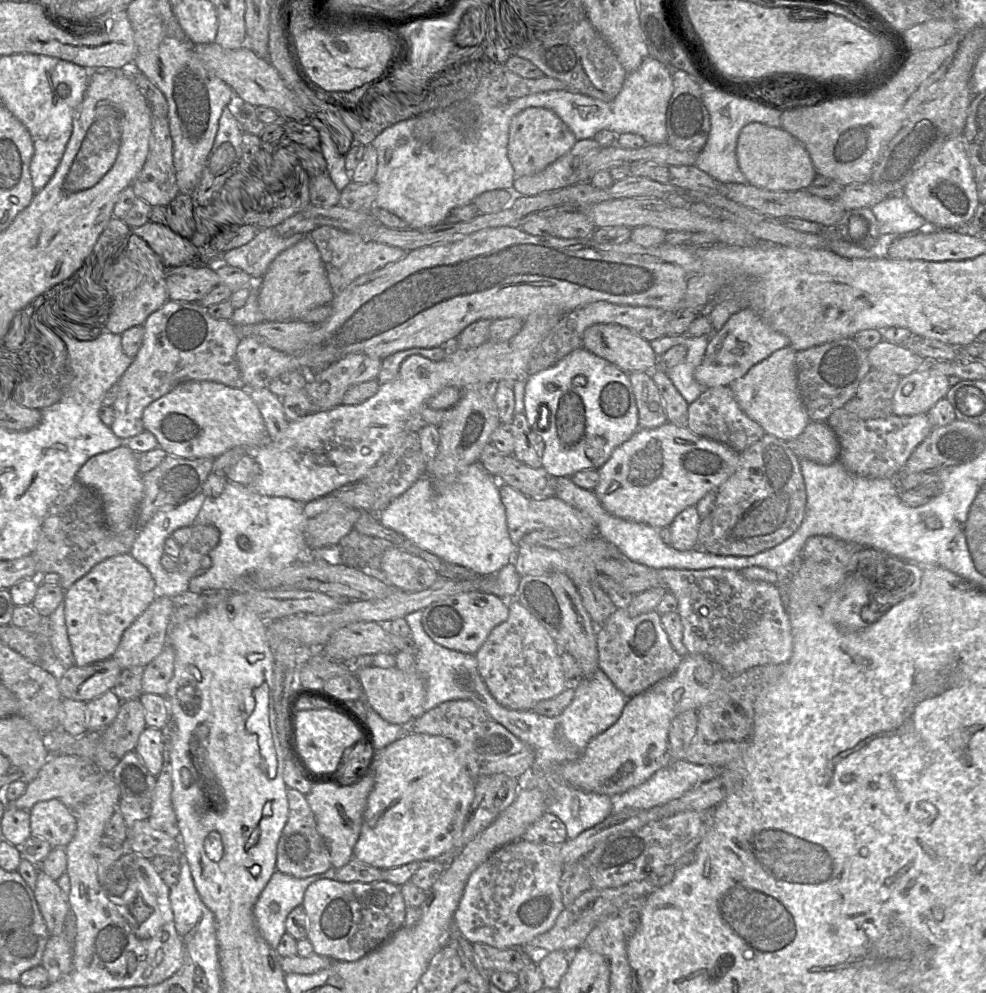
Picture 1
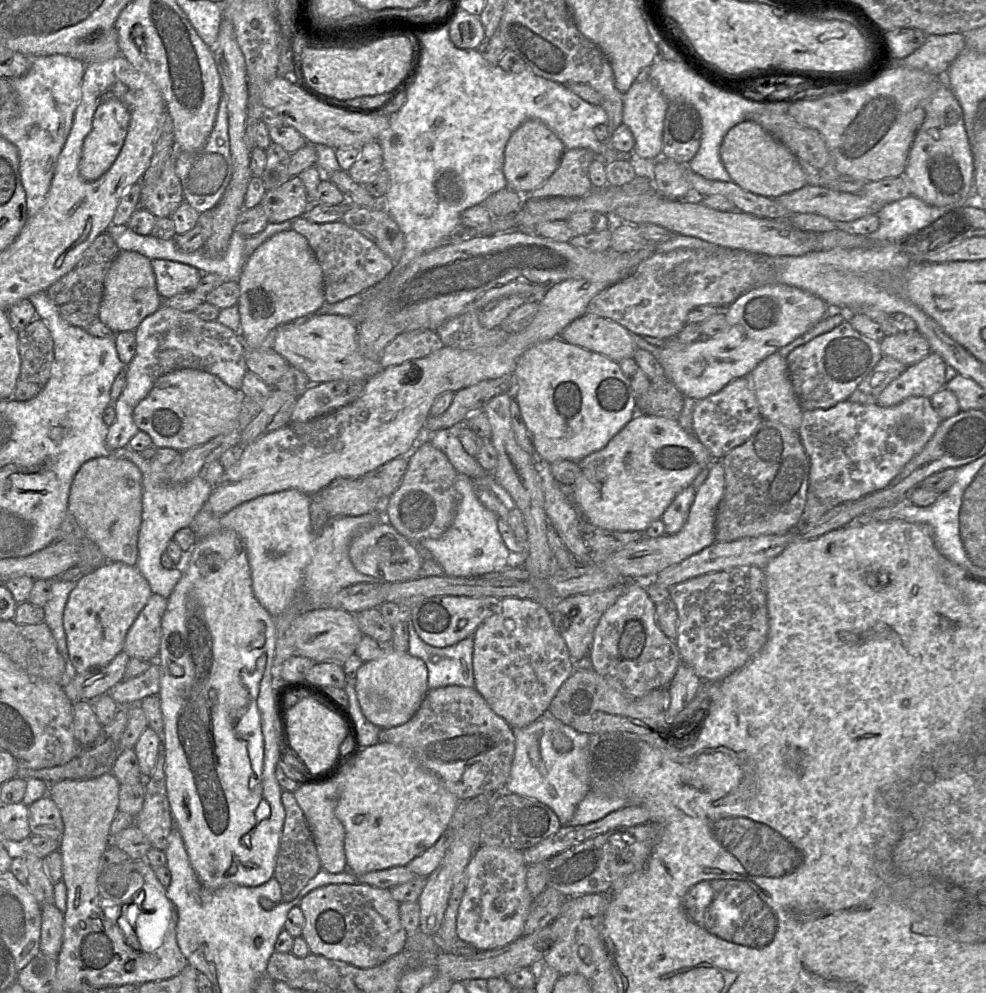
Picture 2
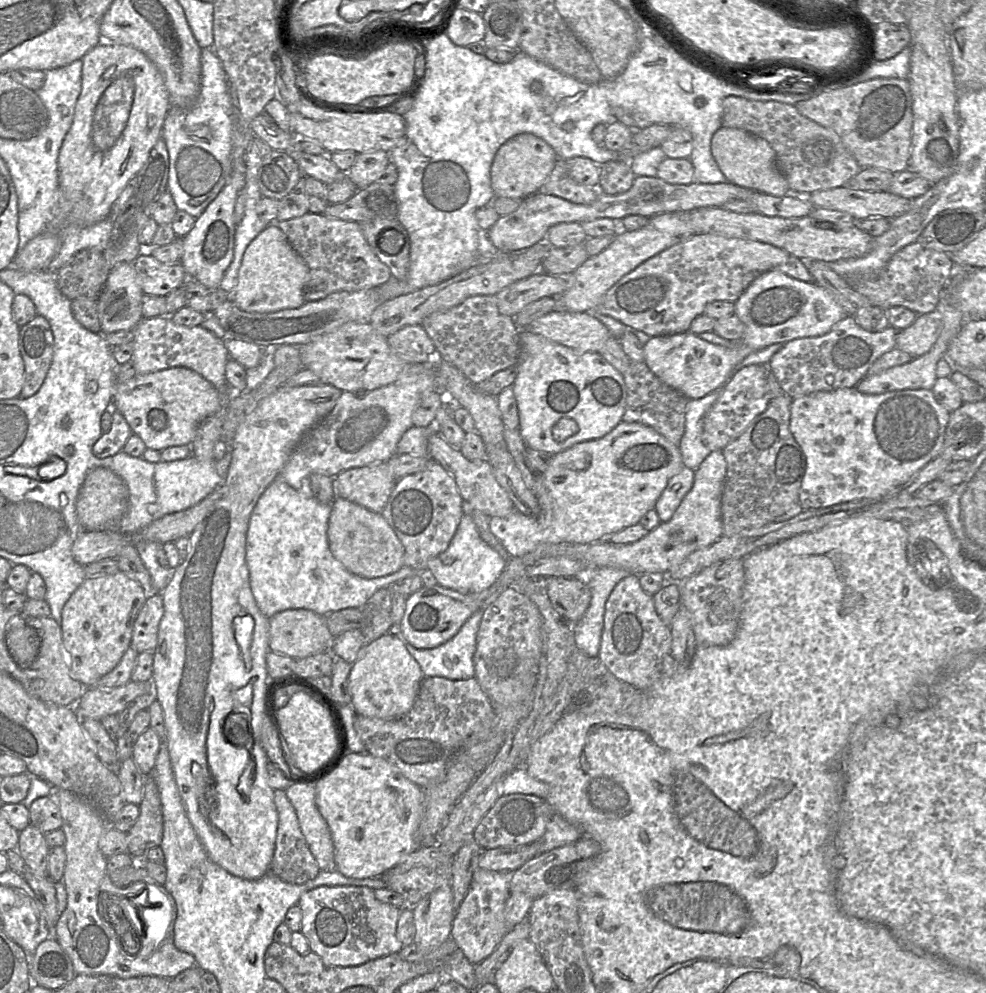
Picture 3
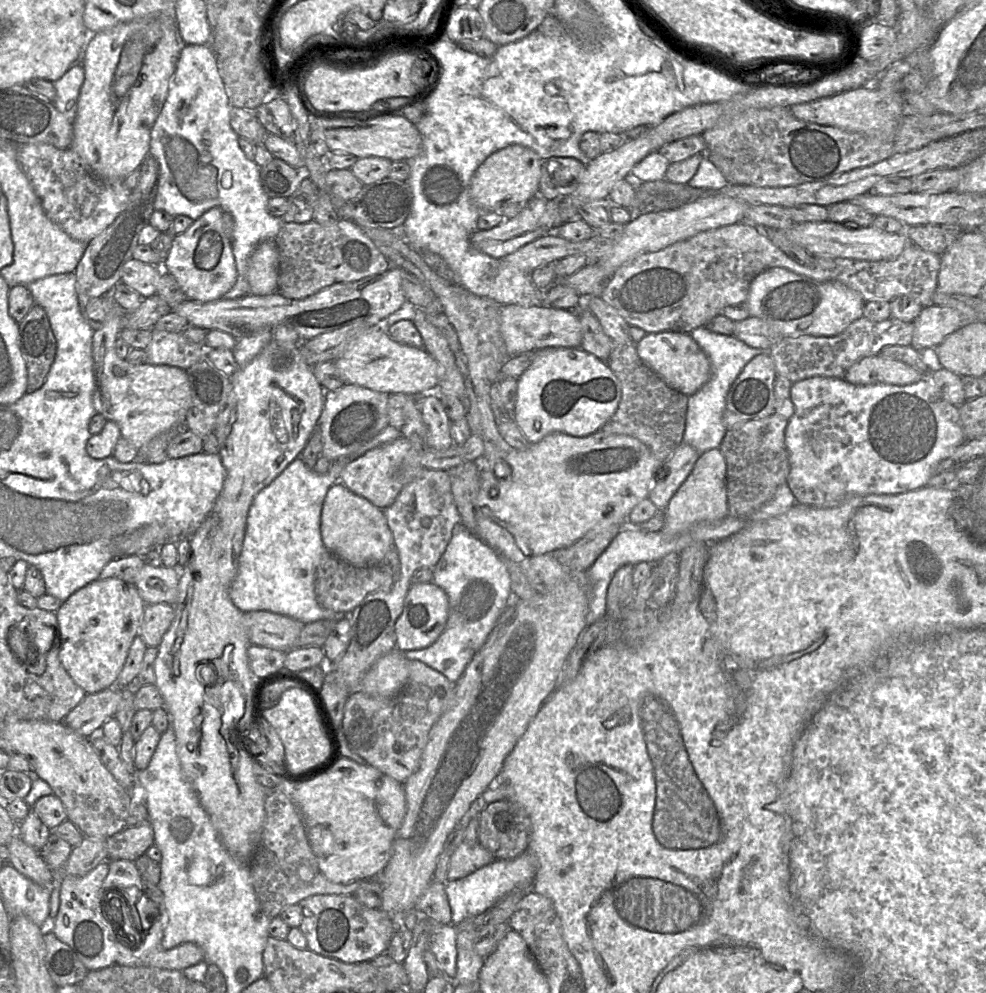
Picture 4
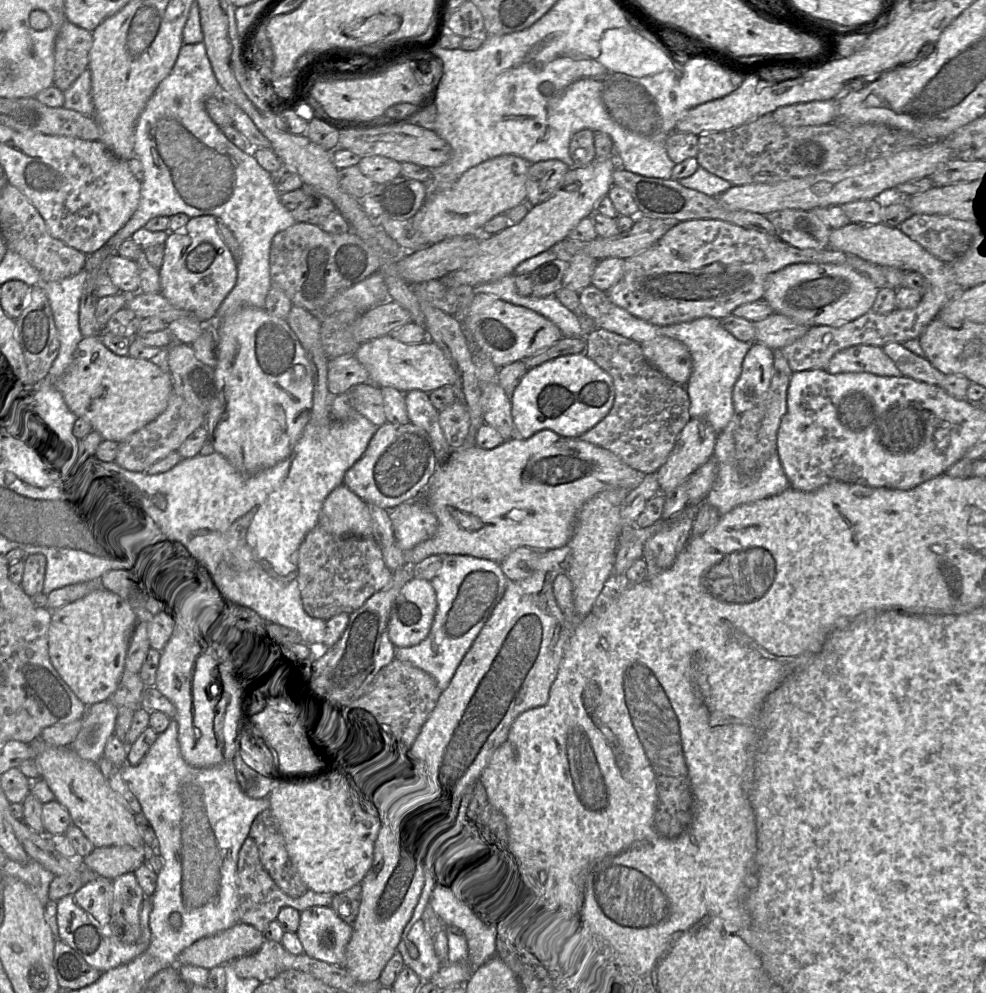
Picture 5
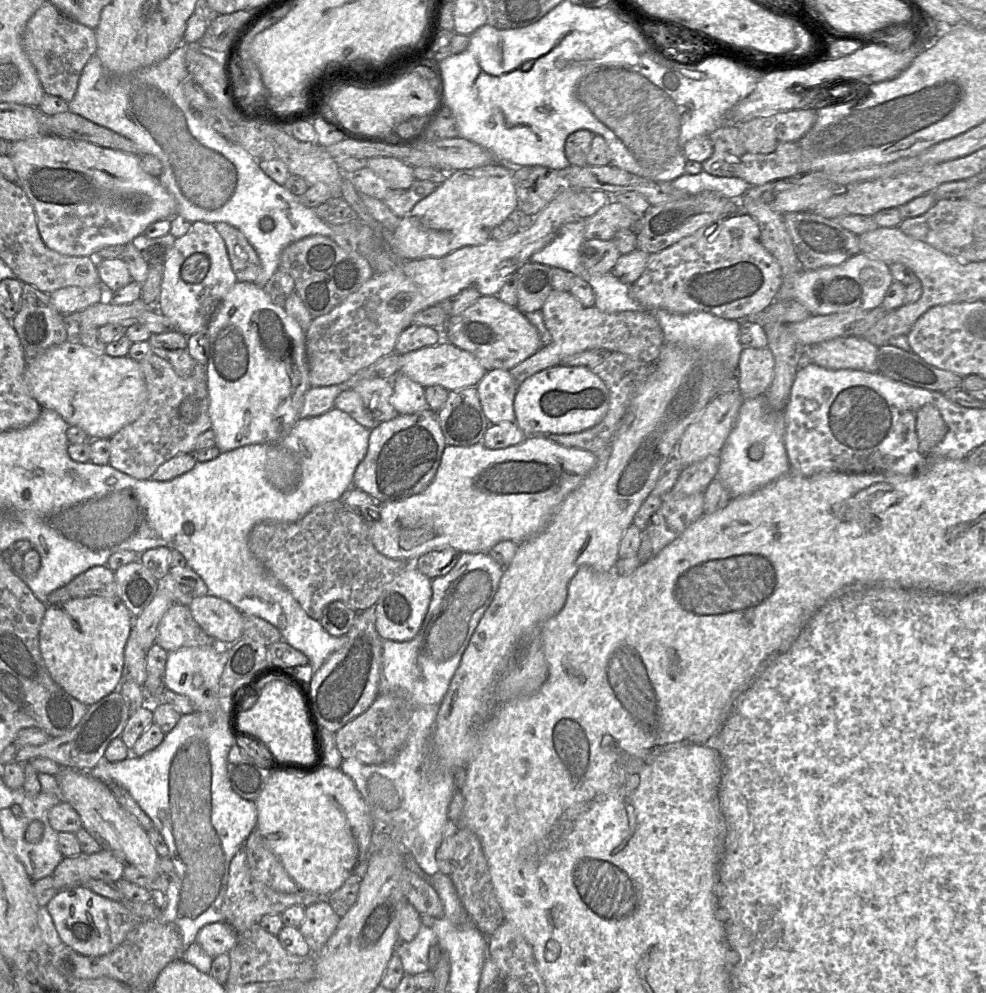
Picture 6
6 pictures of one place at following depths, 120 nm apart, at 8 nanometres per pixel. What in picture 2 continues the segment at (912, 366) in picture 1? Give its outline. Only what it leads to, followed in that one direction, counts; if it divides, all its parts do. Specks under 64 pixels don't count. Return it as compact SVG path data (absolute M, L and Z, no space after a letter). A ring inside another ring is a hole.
M902 331L880 340L883 357L894 358L906 366L924 359L931 353L928 341L918 331Z

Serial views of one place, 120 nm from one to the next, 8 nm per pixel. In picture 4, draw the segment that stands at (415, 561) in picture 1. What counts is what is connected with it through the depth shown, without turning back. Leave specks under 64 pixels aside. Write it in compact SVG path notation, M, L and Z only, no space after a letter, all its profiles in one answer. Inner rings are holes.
M336 483L328 490L321 513L321 536L328 551L338 559L356 567L380 565L387 552L395 546L384 510L350 491L343 483Z

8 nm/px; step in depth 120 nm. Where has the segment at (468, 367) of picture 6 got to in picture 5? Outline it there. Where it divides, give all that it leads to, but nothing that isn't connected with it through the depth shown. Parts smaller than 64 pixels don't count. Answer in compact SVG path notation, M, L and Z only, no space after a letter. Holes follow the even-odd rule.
M384 335L362 343L354 356L369 373L369 382L380 388L393 387L403 393L411 390L430 392L457 381L457 371L440 347L430 340L419 344L404 344L393 336Z

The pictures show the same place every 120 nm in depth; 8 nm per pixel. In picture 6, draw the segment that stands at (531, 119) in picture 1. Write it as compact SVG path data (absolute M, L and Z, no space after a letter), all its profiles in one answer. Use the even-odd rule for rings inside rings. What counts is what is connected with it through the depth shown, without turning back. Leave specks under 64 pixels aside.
M492 163L487 166L478 168L462 169L447 173L445 181L438 185L438 187L426 198L419 201L413 209L403 218L400 219L398 227L390 234L390 252L399 261L416 260L433 257L443 257L457 249L466 246L477 246L485 243L491 238L492 230L507 220L511 213L517 209L517 196L513 182L513 169L515 166L508 164Z

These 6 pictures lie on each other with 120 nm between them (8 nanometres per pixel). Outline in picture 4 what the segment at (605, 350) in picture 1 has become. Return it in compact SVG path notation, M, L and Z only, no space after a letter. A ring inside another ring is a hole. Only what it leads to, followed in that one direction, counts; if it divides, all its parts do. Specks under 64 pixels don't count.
M502 305L500 319L501 333L510 357L545 348L580 348L582 342L581 324L575 310Z

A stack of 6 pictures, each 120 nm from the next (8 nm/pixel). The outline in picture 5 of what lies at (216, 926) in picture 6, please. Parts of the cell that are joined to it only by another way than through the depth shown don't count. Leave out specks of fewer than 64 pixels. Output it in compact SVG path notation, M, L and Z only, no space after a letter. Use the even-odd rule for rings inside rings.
M238 922L225 931L188 946L178 956L177 965L193 965L210 970L257 951L265 939L264 931Z

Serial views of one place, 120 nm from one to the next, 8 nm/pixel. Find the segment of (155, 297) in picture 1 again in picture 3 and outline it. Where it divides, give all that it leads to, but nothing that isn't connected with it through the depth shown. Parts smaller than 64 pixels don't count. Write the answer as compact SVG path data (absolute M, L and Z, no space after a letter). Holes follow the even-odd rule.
M133 263L114 267L97 299L101 331L134 329L143 319L143 295Z

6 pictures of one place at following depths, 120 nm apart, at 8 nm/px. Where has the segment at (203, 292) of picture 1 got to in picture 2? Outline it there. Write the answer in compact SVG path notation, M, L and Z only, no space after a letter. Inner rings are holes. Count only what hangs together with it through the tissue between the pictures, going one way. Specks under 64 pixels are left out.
M152 259L151 265L158 293L163 299L194 291L202 278L197 268L181 262Z

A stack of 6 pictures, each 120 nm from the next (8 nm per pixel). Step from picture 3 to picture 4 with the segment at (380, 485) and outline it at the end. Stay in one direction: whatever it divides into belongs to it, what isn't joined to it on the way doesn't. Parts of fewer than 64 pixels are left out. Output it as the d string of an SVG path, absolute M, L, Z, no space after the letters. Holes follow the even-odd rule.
M400 438L376 446L360 457L353 458L342 471L342 483L352 492L358 494L376 507L385 510L394 503L400 491L425 469L421 456L425 446L415 445L408 438Z

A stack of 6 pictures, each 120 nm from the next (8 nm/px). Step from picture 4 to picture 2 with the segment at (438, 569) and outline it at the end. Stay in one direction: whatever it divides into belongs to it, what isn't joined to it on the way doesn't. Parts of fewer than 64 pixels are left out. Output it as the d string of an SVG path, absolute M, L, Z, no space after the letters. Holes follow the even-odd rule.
M457 473L457 507L450 527L438 538L424 539L421 545L451 577L473 578L500 572L510 566L511 553L498 530L497 515L477 498L470 477ZM408 609L408 610L409 610L409 618L408 618L409 649L408 649L408 653L414 657L422 659L424 661L424 663L426 664L426 667L428 669L428 689L435 689L435 688L440 688L440 687L445 687L445 686L450 686L450 685L457 685L457 686L464 686L464 687L475 687L475 678L474 678L474 672L473 672L474 635L467 637L452 646L447 646L447 647L443 647L443 648L431 646L431 645L425 643L417 634L417 632L413 626L412 620L411 620L410 609Z

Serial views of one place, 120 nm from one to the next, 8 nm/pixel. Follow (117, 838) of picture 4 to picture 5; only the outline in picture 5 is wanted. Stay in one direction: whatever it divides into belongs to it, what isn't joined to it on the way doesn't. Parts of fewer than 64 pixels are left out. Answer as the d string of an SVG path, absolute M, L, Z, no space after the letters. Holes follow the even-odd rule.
M145 845L95 847L83 858L83 863L99 877L113 880L125 873L134 872L148 856Z

